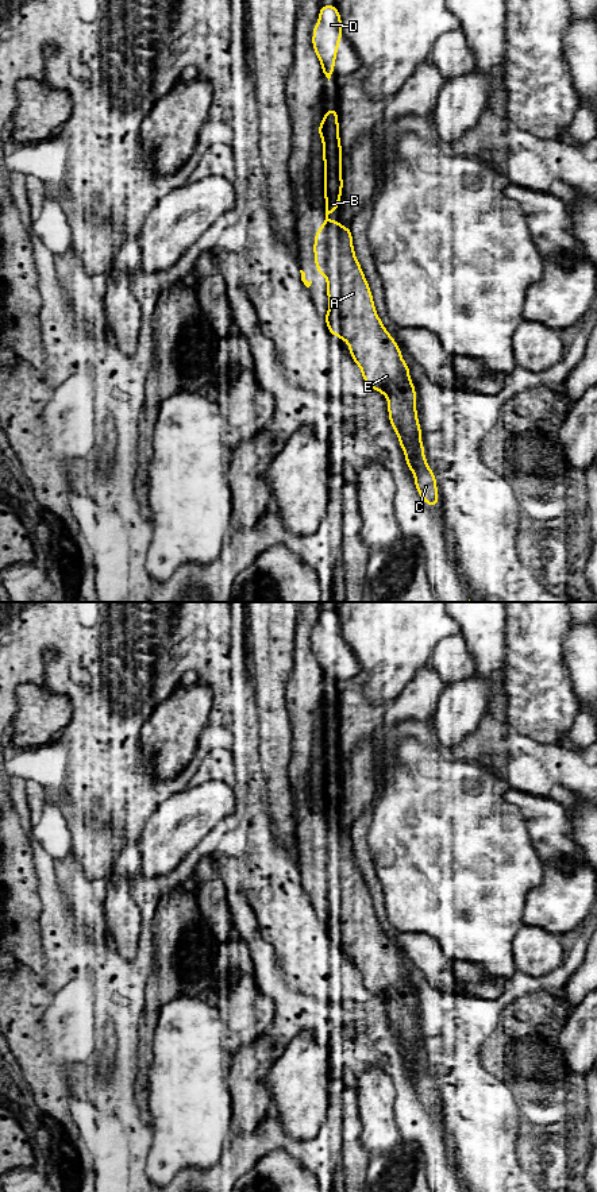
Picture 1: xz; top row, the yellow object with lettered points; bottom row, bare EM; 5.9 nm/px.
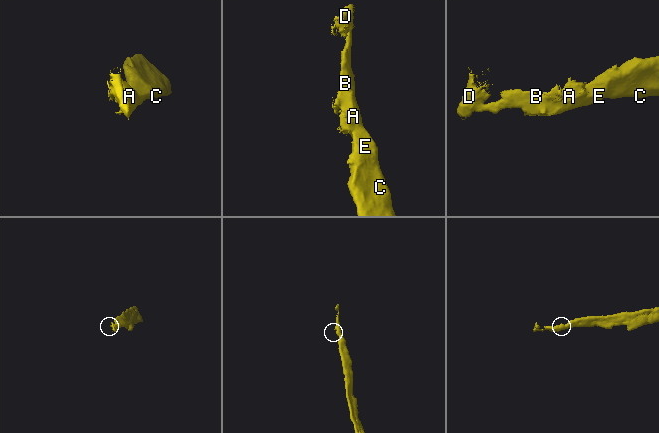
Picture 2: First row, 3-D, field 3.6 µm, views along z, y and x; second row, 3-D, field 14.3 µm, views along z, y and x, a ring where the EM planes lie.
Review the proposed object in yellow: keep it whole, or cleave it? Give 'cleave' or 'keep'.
keep

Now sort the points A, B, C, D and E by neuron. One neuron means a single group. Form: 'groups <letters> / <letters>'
groups A B C D E

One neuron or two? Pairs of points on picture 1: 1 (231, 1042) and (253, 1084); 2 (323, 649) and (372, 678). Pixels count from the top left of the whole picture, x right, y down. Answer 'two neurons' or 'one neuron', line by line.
1: two neurons
2: two neurons

